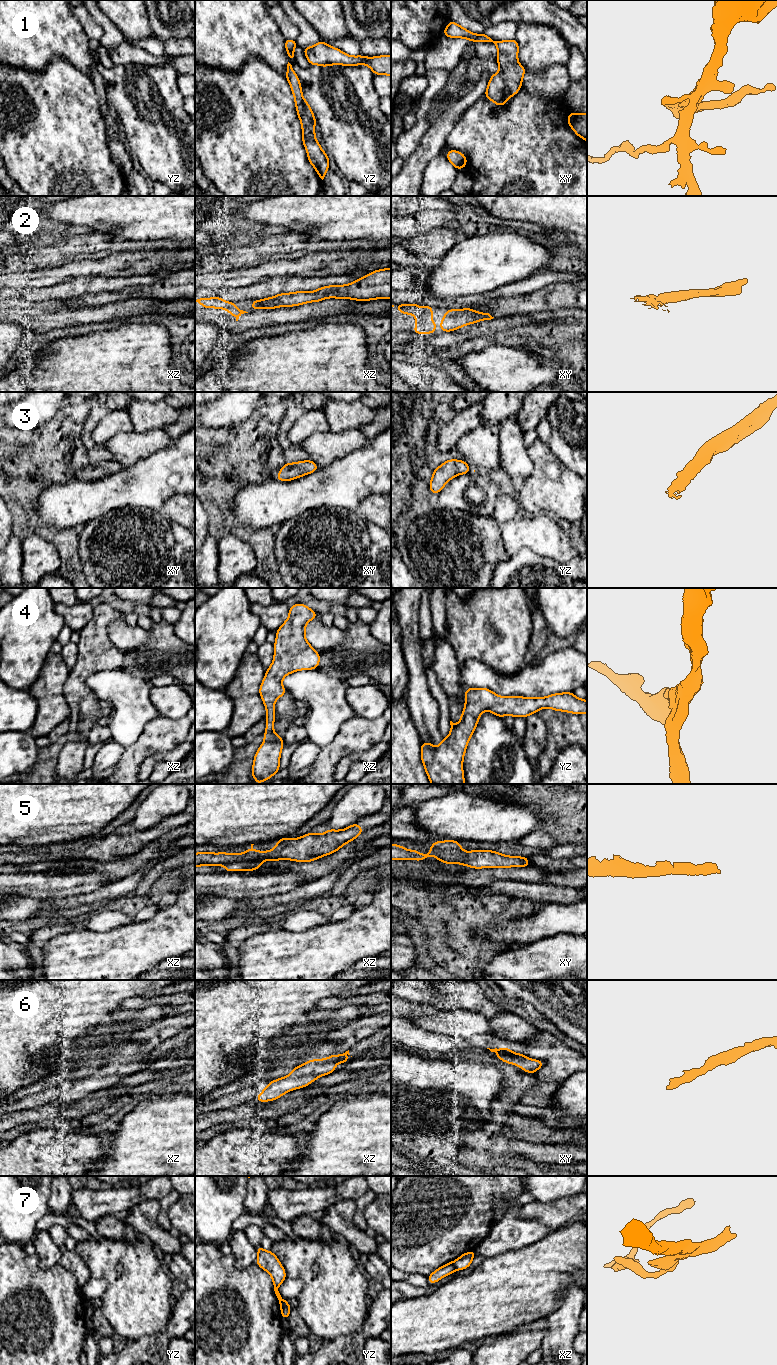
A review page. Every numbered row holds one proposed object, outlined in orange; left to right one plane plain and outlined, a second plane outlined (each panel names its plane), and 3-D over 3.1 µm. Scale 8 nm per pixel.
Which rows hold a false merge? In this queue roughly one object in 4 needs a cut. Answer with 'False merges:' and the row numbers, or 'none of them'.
False merges: 7

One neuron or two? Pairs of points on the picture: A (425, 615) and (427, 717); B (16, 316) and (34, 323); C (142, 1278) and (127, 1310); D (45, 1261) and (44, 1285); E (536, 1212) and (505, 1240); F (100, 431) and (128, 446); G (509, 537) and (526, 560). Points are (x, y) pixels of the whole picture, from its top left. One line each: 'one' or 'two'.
A: two
B: one
C: one
D: two
E: two
F: two
G: two

